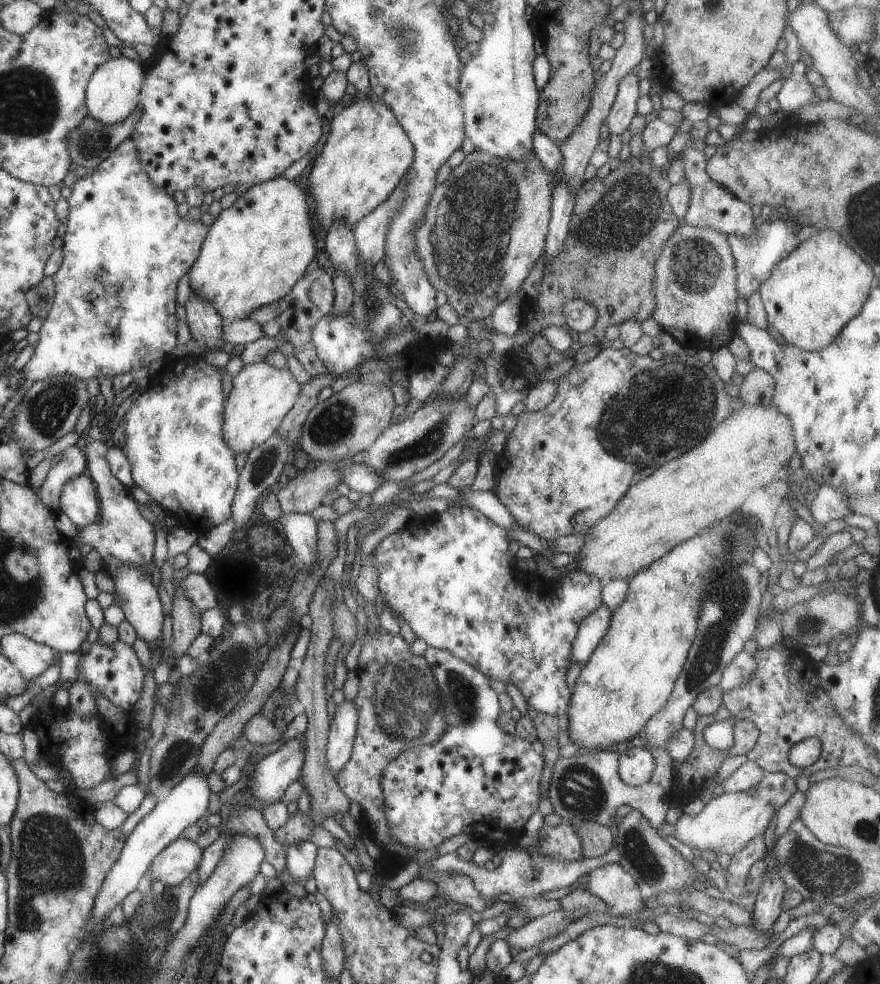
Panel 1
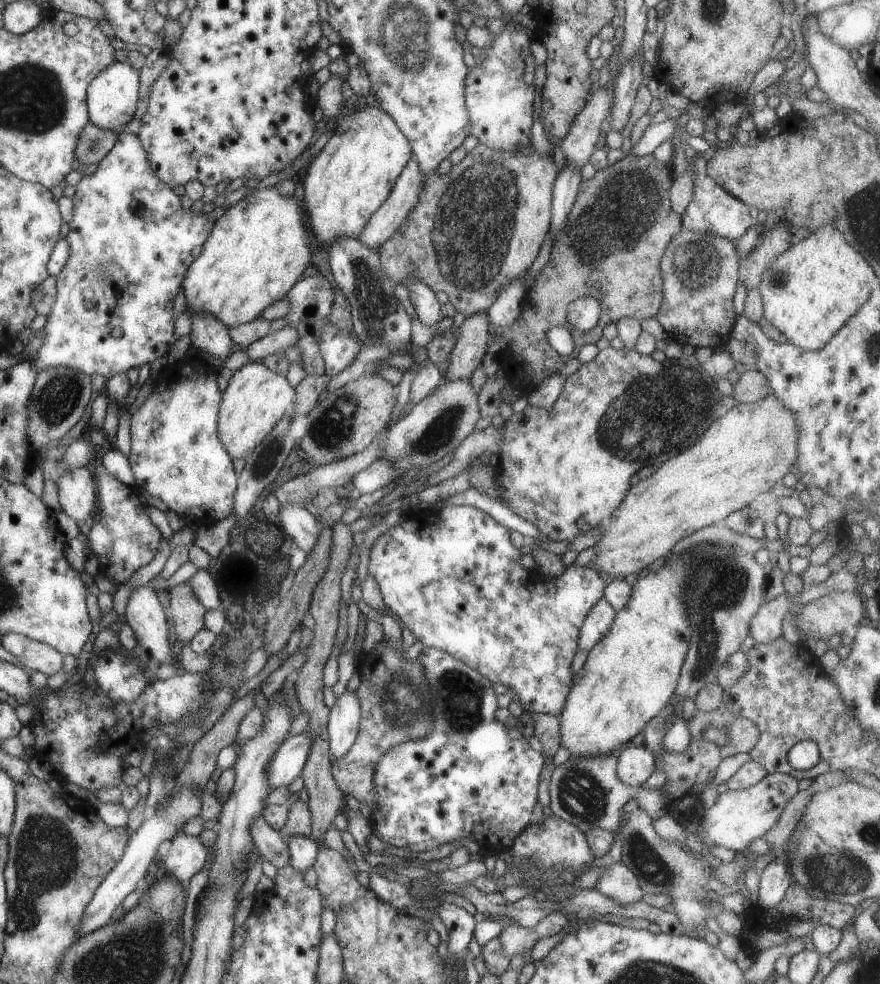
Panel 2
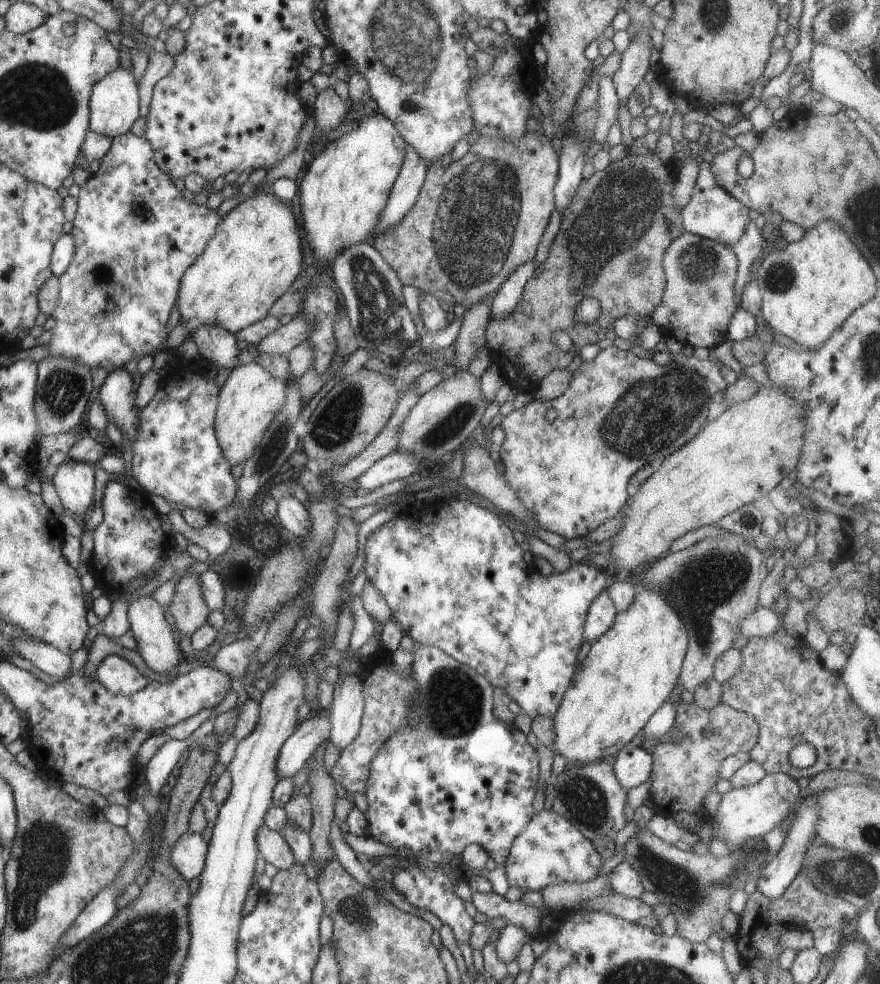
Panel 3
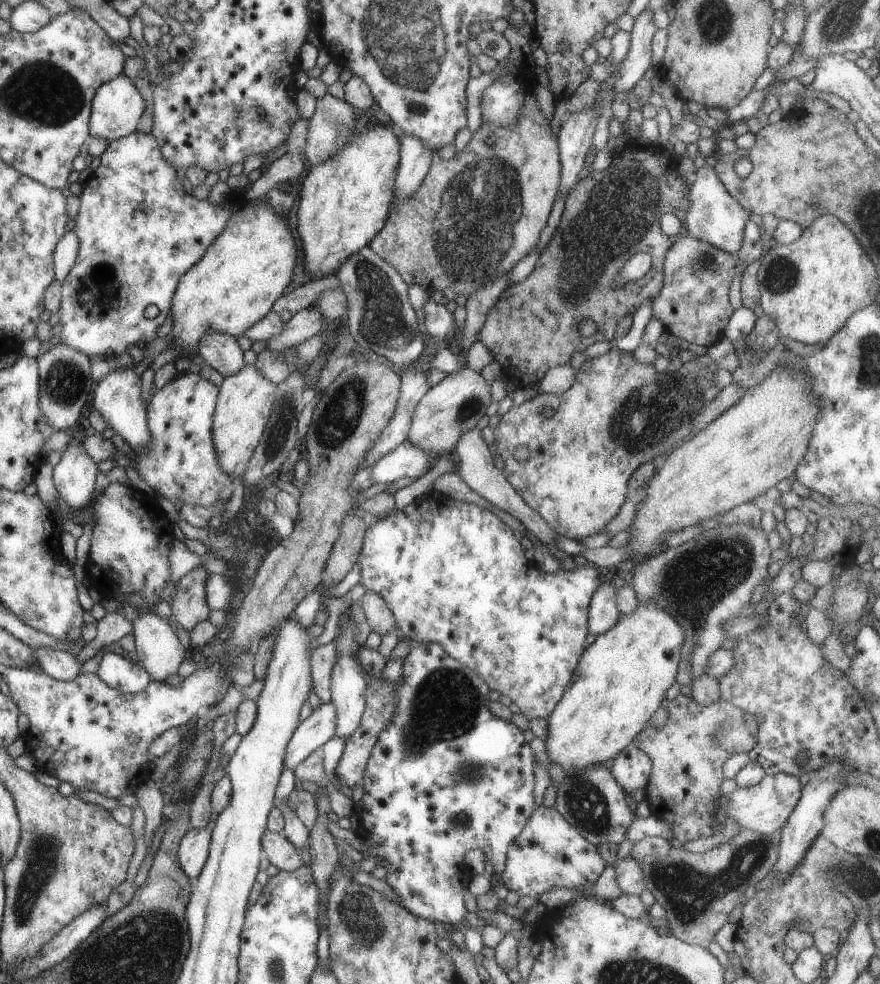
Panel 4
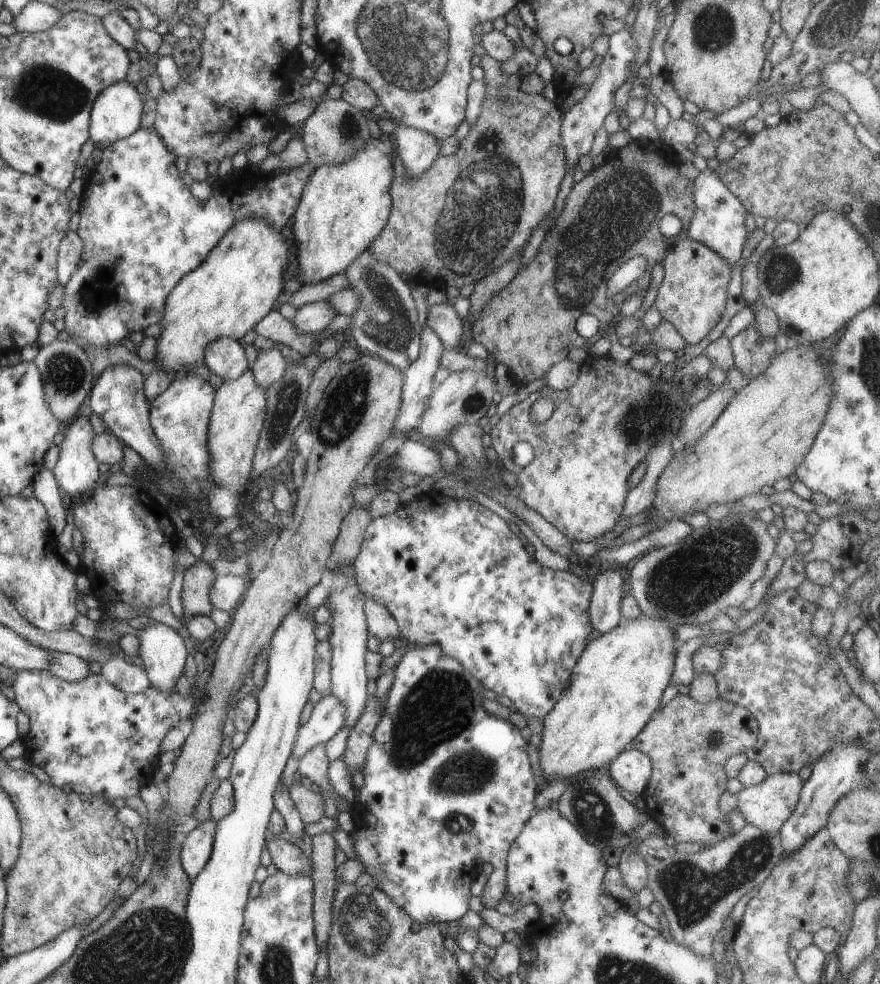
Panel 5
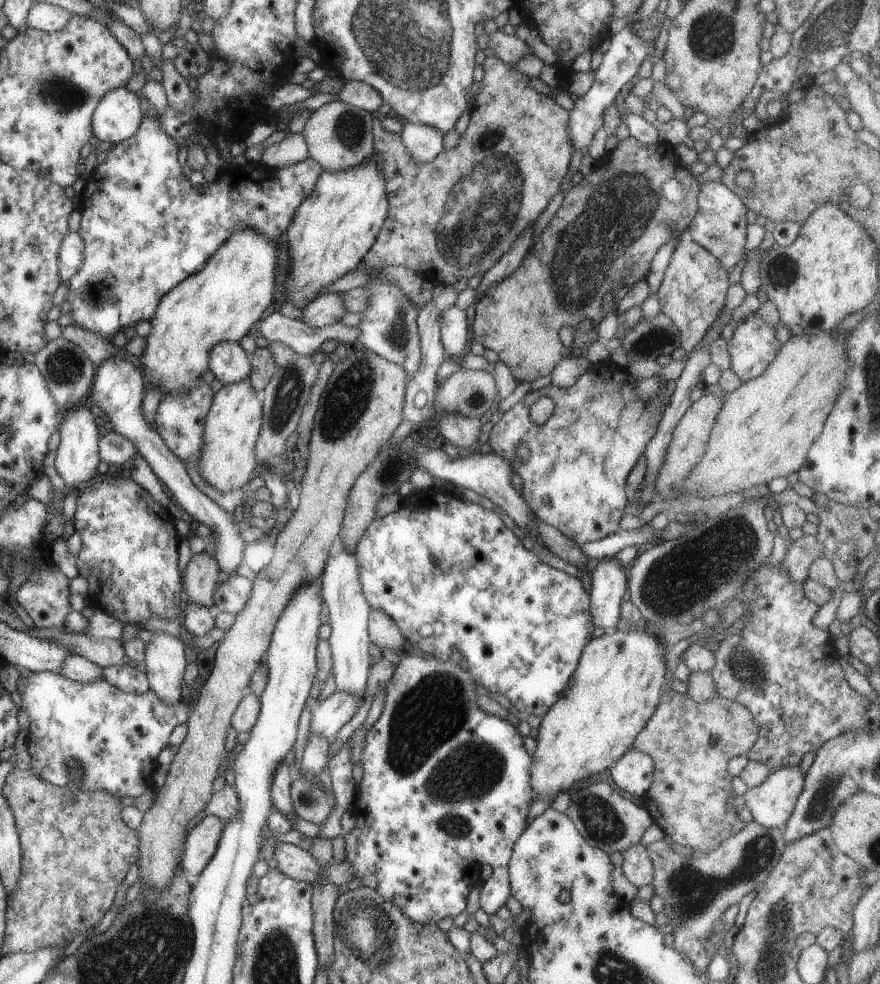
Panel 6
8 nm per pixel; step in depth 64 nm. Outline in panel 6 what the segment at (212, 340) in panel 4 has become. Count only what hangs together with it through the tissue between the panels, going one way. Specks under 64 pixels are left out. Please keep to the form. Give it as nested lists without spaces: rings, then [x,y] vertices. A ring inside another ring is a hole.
[[[237,341],[217,342],[207,352],[208,370],[222,385],[235,384],[249,376],[251,372],[249,359]]]

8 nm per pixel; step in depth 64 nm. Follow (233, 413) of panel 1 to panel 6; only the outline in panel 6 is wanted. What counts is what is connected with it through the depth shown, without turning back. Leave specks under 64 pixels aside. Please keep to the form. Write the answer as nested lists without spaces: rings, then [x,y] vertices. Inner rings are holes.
[[[248,376],[235,384],[221,385],[216,395],[213,395],[211,406],[205,414],[201,456],[197,466],[201,479],[214,490],[235,490],[255,475],[257,464],[254,446],[261,426],[261,402],[260,394],[251,388]]]

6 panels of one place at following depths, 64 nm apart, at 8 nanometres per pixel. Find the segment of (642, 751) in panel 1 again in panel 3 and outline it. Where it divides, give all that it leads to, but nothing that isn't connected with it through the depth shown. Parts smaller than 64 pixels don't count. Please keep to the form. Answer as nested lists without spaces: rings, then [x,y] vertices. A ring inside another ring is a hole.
[[[629,744],[612,757],[612,763],[617,782],[625,790],[646,782],[653,768],[651,755]]]

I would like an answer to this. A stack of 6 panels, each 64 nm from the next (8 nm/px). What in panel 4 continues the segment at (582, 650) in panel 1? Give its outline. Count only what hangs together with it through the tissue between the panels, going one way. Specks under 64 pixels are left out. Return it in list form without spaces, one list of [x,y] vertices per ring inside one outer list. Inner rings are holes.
[[[603,579],[595,588],[587,611],[587,634],[597,636],[607,632],[619,620],[620,613],[615,600],[617,589],[613,585],[611,580]]]

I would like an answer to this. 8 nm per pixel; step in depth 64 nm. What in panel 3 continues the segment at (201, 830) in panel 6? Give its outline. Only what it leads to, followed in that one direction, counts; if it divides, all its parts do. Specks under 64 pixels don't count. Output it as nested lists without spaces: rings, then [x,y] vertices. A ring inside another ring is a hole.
[[[185,832],[177,838],[173,848],[169,850],[169,862],[185,880],[190,881],[193,878],[197,878],[203,870],[207,847],[208,843],[203,841],[201,833]]]

